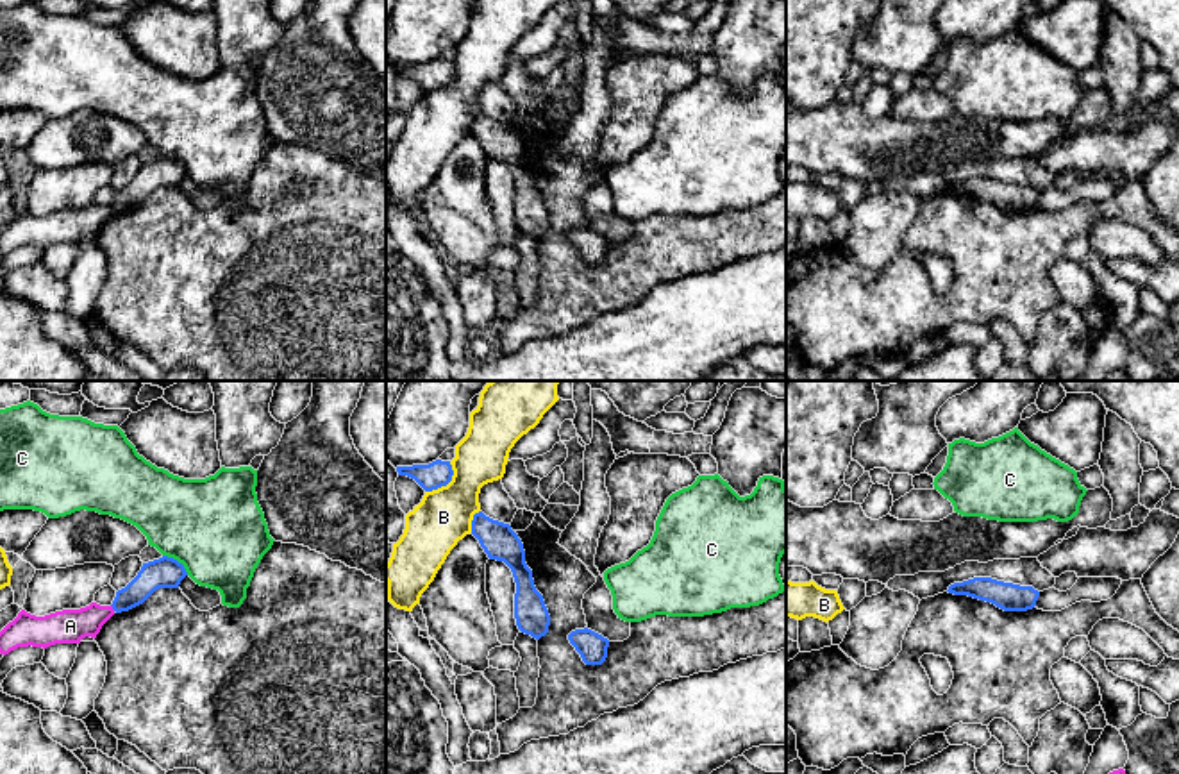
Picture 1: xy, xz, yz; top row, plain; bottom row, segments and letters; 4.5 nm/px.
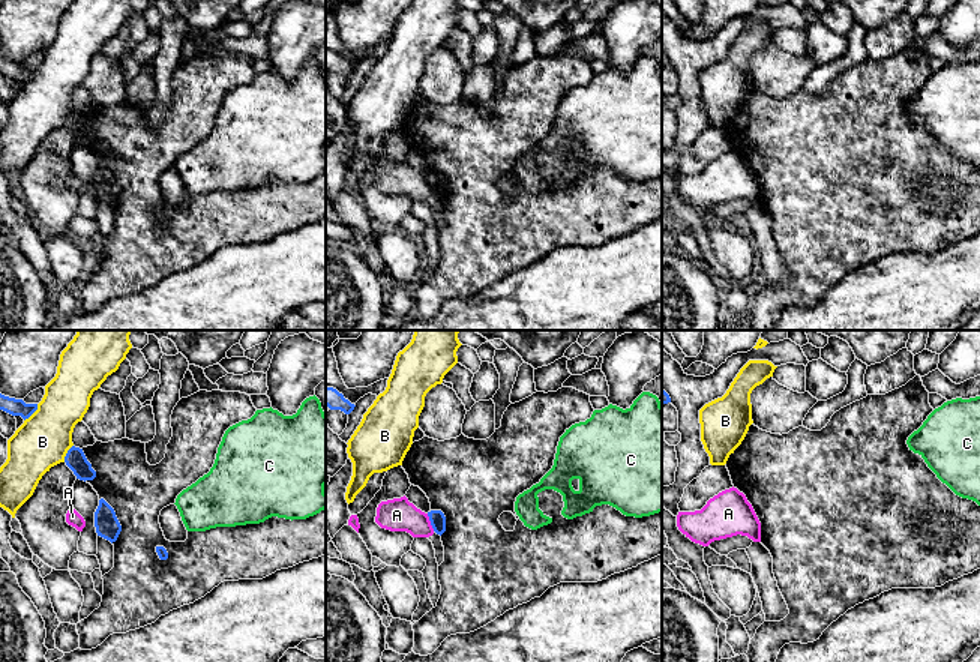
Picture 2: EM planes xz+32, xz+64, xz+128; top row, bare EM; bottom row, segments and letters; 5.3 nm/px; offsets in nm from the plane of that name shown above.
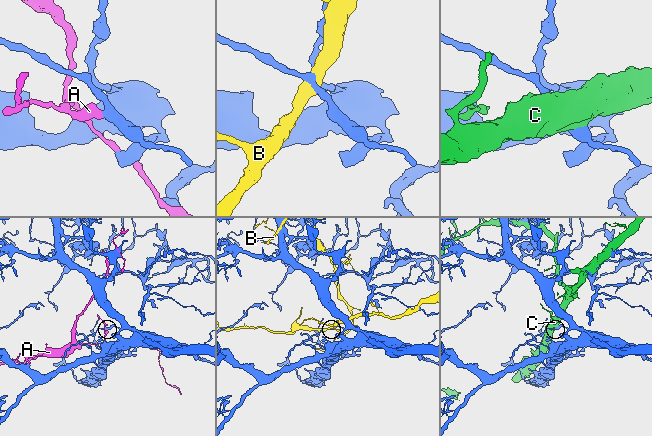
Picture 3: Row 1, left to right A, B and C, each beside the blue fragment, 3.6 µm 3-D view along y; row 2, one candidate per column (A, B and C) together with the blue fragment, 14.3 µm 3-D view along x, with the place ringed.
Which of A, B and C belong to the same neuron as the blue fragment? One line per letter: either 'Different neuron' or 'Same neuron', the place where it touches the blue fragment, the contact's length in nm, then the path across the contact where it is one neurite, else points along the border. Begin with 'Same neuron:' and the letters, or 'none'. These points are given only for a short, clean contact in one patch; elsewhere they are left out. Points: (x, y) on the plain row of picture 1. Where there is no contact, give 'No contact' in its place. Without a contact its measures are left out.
Same neuron: none
A: Different neuron. Touches blue at xy (113, 208). Shared border 40 nm
B: Different neuron. Touches blue at xz (447, 83). Shared border 180 nm. Boundary: xz (451, 61), (451, 79), (426, 92)
C: Different neuron. Touches blue at xy (175, 159). Shared border 150 nm. Boundary: xy (163, 154), (177, 159), (188, 174)

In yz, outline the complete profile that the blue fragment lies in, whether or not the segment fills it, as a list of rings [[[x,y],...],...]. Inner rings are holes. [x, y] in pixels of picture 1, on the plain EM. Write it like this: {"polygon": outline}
{"polygon": [[[974,177],[963,182],[954,182],[947,189],[954,195],[968,195],[979,200],[995,204],[1004,211],[1027,211],[1036,206],[1040,191],[1033,186],[997,181],[991,177]]]}

